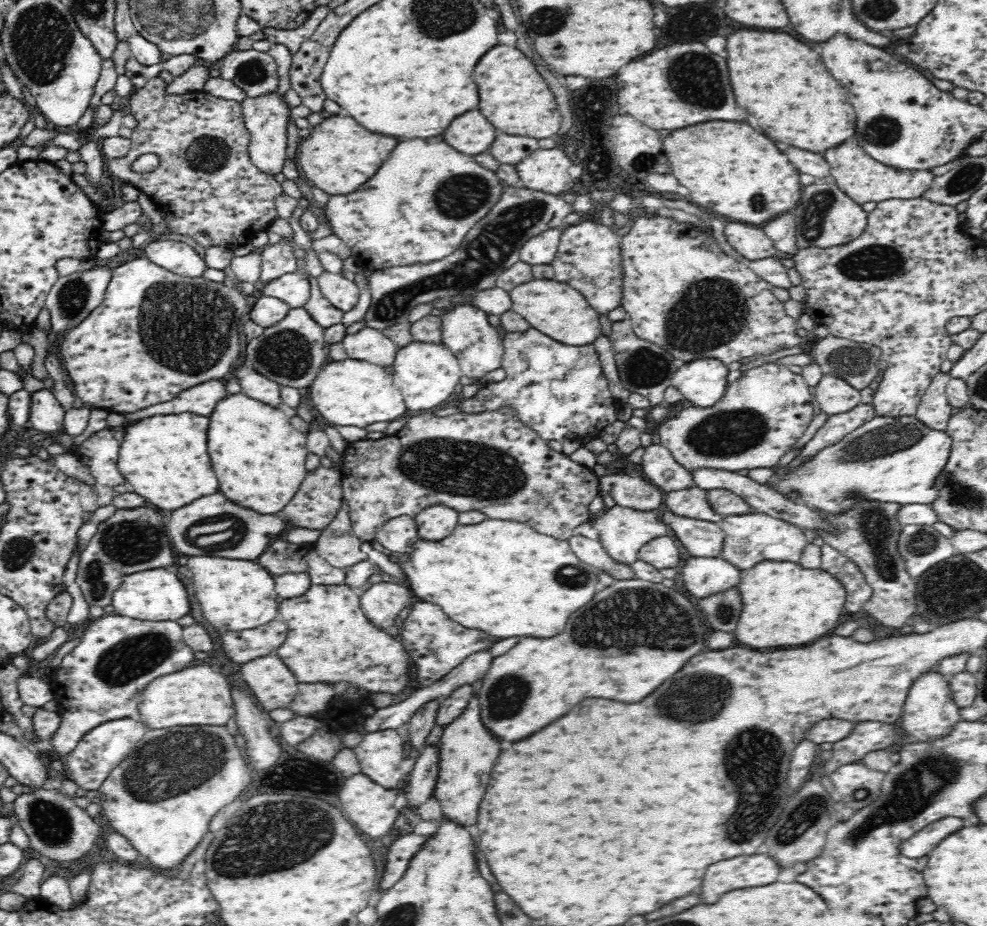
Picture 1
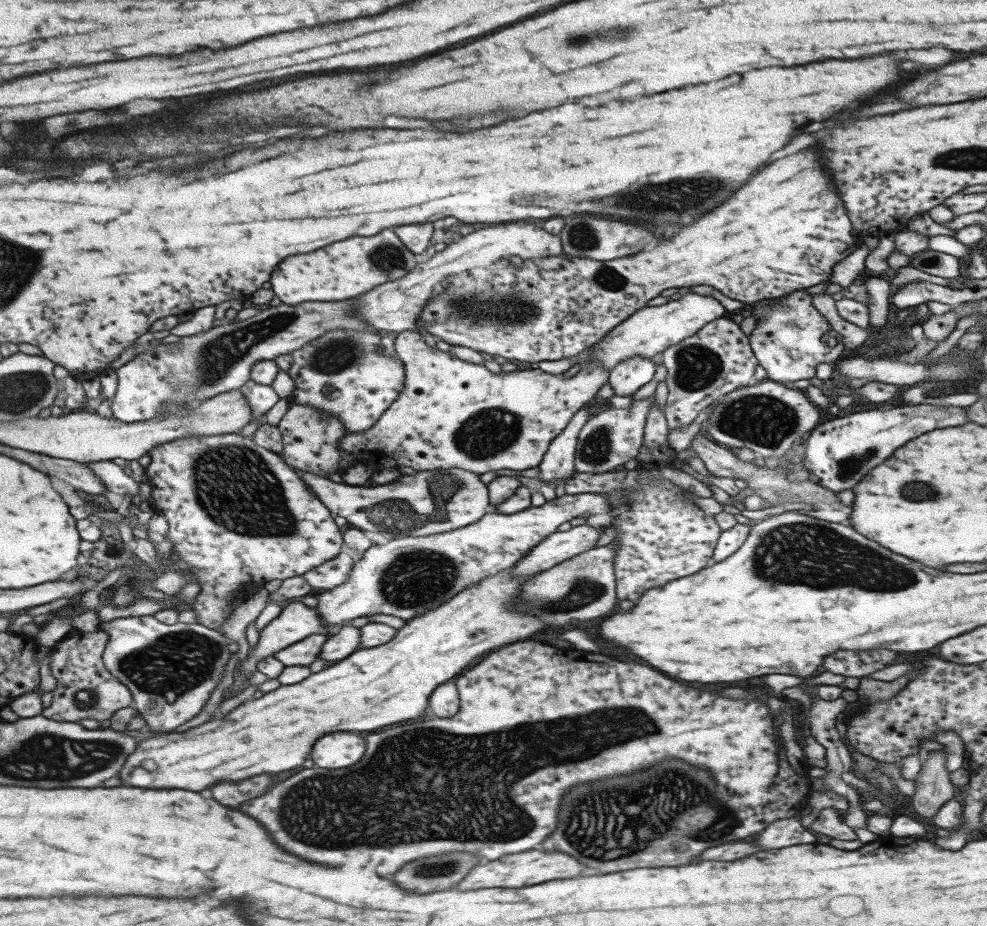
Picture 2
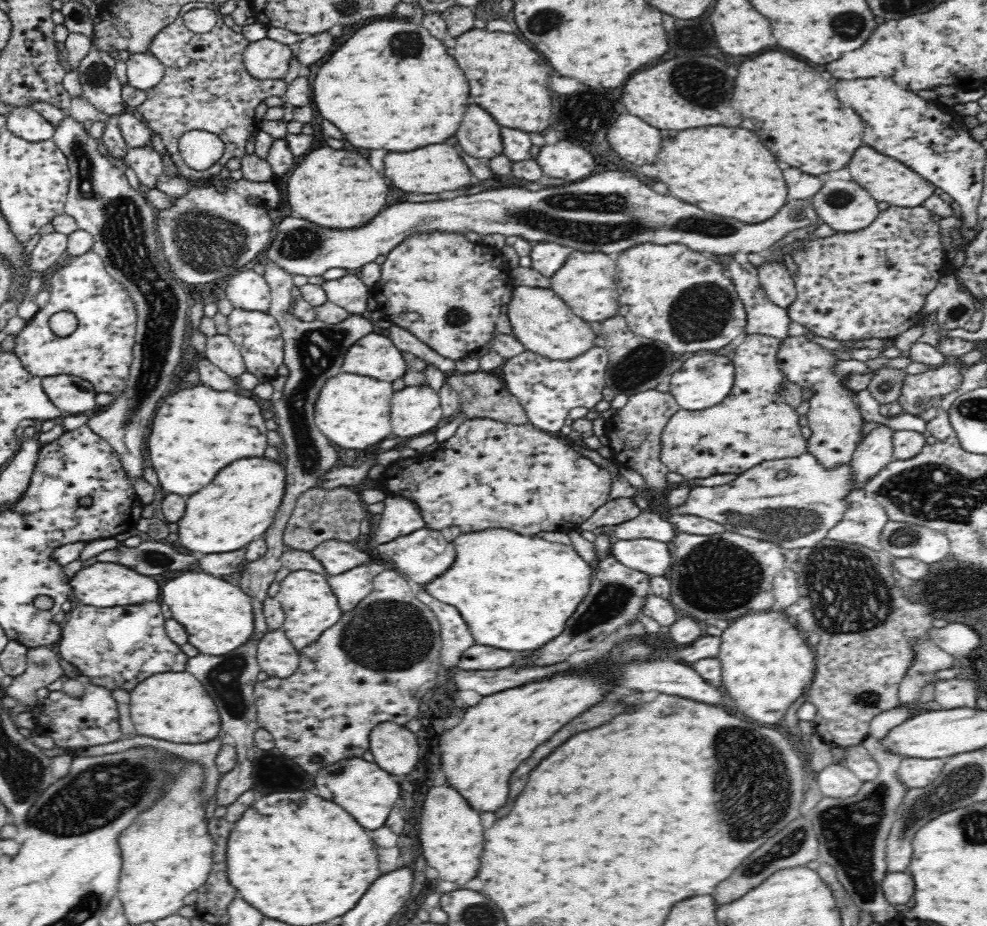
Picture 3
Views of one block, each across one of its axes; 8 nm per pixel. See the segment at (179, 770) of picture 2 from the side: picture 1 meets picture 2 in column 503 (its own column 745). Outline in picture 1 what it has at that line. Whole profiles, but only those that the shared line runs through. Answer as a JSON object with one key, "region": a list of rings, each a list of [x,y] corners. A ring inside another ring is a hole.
{"region":[[[770,560],[758,562],[753,568],[741,571],[736,587],[743,605],[734,636],[738,644],[746,644],[750,648],[778,648],[778,646],[810,644],[814,638],[820,638],[828,634],[832,628],[836,628],[842,616],[847,595],[846,589],[835,576],[820,568],[804,568],[799,562]]]}

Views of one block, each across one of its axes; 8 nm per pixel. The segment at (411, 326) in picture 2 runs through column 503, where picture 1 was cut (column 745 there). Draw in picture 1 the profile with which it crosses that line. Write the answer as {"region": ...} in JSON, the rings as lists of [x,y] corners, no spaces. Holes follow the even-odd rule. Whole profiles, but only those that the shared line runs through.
{"region":[[[740,222],[725,224],[724,235],[729,244],[748,260],[760,260],[773,257],[775,254],[790,258],[790,254],[777,252],[771,238],[763,231],[762,226],[750,226]]]}

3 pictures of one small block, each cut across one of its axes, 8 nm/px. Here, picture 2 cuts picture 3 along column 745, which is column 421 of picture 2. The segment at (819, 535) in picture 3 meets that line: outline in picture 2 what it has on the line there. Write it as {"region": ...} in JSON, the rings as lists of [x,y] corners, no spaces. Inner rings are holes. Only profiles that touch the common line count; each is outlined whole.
{"region":[[[462,468],[420,470],[414,475],[401,475],[388,484],[364,487],[350,486],[312,471],[297,469],[297,472],[331,513],[348,521],[346,528],[352,524],[355,530],[363,531],[379,545],[406,535],[432,535],[456,530],[480,521],[491,511],[487,484],[480,480],[480,474]]]}

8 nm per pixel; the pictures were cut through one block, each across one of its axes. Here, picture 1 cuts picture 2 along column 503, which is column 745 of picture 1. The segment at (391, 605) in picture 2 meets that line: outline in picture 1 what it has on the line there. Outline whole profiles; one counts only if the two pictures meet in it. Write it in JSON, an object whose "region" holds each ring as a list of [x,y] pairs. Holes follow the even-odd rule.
{"region":[[[752,512],[731,515],[724,517],[717,524],[725,535],[721,557],[740,571],[753,568],[764,560],[798,563],[802,551],[809,543],[802,529],[786,521],[772,518],[770,514]]]}

